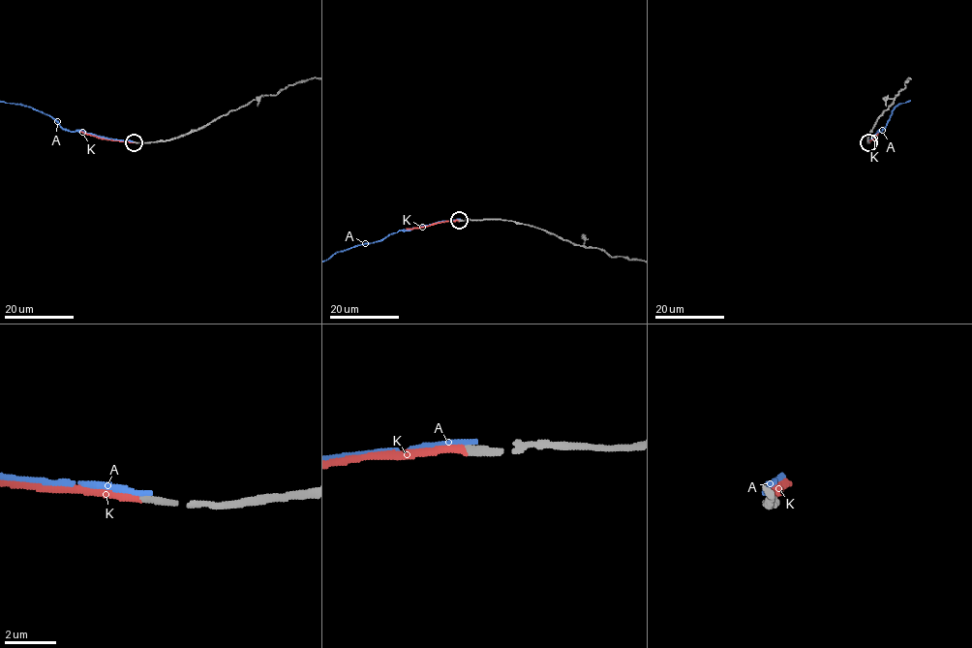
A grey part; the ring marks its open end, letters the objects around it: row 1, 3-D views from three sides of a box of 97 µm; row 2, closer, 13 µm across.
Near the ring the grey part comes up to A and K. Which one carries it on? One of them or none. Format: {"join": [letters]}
{"join": ["K"]}

